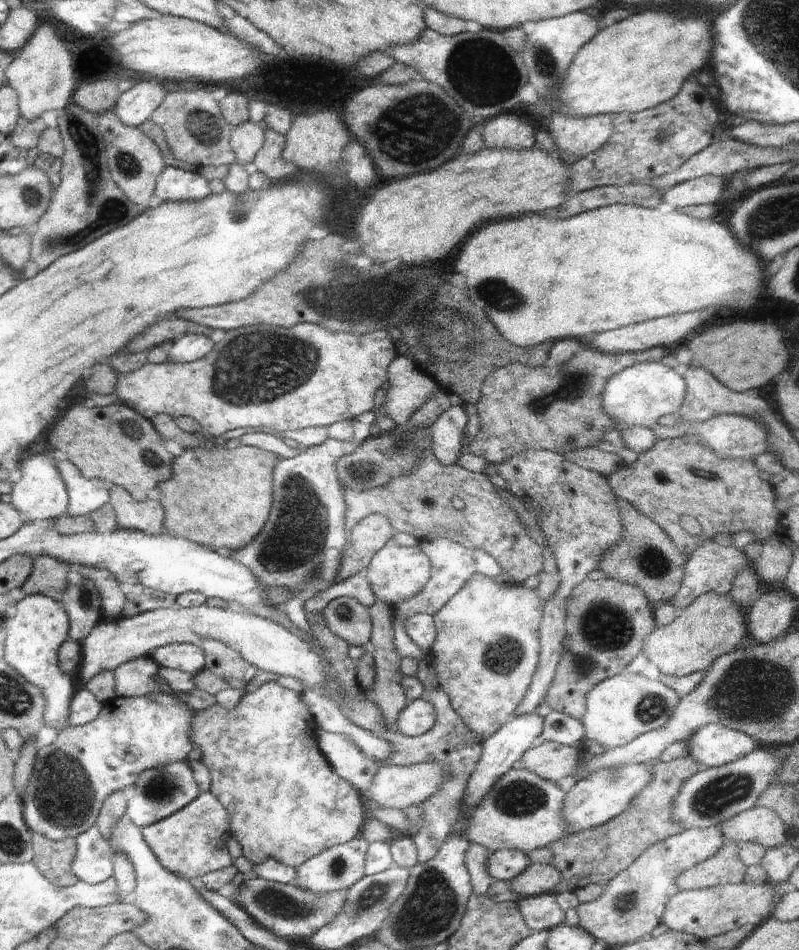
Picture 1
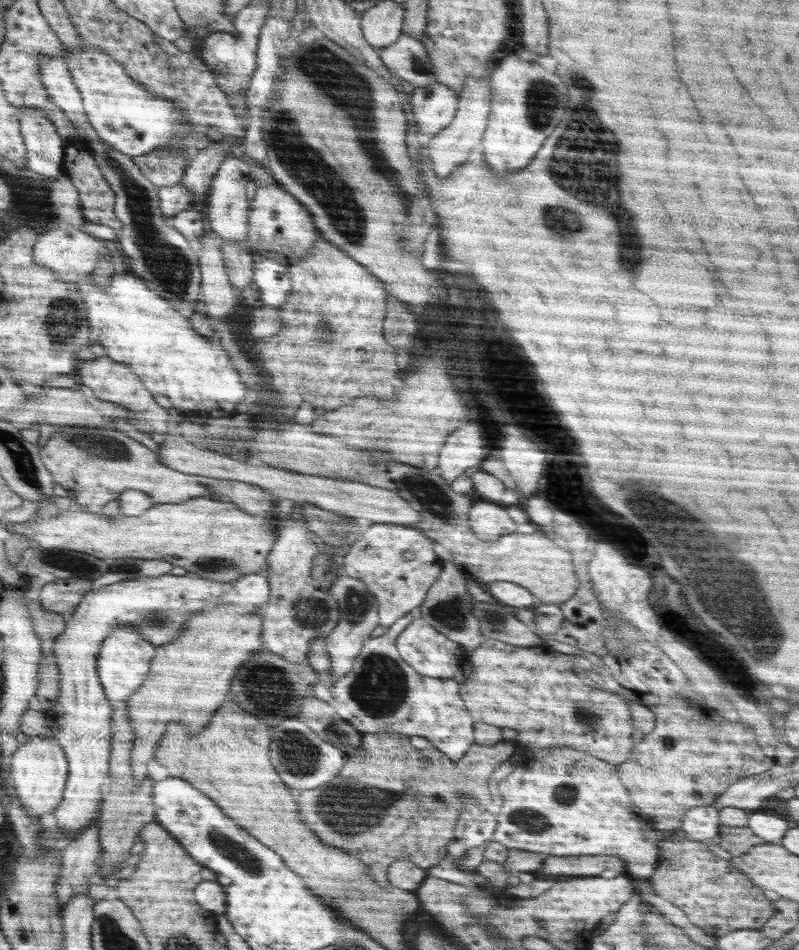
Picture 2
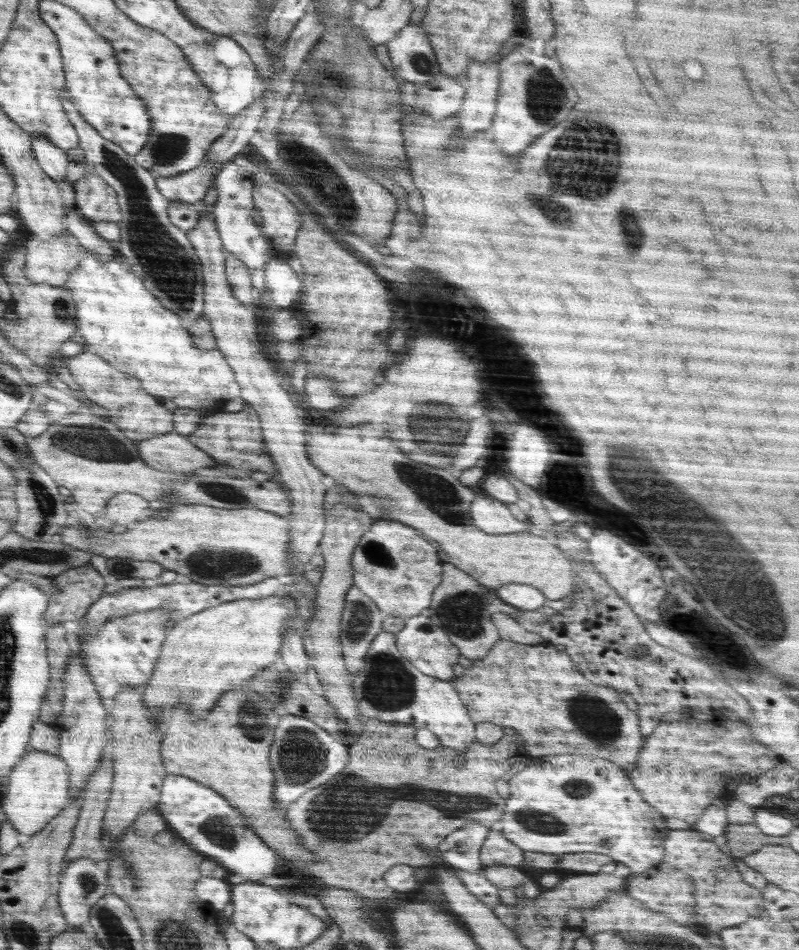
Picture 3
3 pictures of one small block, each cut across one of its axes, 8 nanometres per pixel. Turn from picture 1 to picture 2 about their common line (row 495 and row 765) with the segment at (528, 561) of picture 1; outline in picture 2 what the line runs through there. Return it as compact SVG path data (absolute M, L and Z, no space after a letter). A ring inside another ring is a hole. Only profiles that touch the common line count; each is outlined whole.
M398 732L362 733L360 756L350 756L344 768L328 784L302 791L298 796L298 810L314 828L314 832L328 844L344 848L349 856L358 856L368 867L368 873L377 884L387 884L387 870L396 860L408 860L429 870L447 854L447 845L453 840L457 818L462 810L462 799L472 797L480 807L496 809L494 794L488 788L488 779L494 769L516 752L515 741L502 740L492 746L474 743L458 763L448 758L438 748L414 748L410 736Z

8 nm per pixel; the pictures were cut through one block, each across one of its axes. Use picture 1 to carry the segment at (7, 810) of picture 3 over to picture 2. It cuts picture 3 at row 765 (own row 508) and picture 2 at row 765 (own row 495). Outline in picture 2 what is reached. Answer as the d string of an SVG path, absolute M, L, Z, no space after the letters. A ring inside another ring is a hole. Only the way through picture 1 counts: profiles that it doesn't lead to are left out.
M36 735L30 737L26 743L20 744L10 758L12 780L22 801L22 807L33 820L40 820L44 813L54 811L58 803L62 802L65 786L69 778L68 756L62 745L54 737Z

